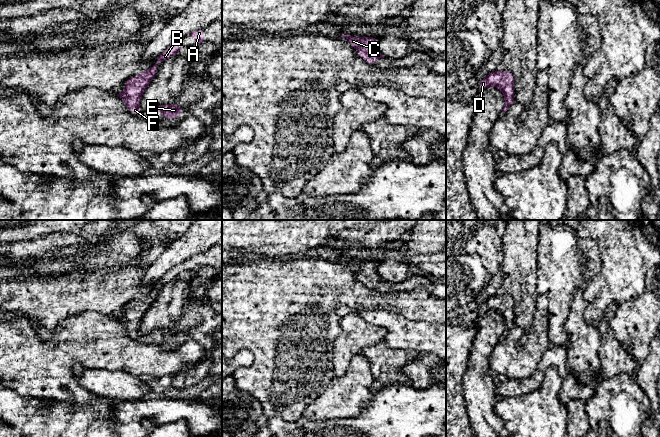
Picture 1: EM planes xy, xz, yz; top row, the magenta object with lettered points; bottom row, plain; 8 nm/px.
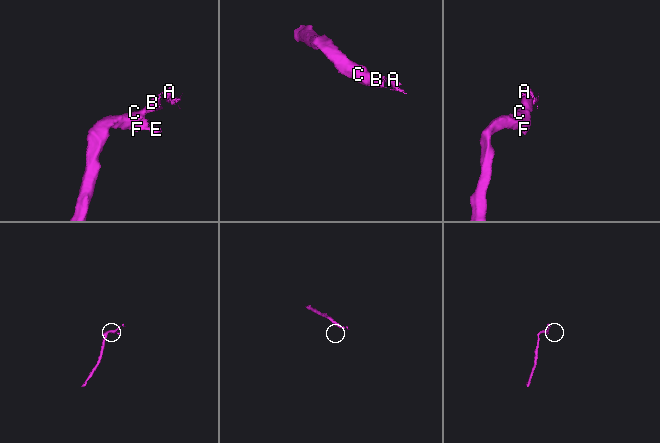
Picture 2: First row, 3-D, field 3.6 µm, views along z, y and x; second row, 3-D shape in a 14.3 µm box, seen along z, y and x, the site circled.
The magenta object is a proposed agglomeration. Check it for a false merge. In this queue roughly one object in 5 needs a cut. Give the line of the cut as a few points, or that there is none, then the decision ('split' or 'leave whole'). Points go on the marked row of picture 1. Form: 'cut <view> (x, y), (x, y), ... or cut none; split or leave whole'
cut none; leave whole

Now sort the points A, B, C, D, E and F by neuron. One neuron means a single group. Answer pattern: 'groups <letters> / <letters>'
groups A B C D E F

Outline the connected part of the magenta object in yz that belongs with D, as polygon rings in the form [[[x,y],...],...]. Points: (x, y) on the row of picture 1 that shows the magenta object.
[[[509,70],[503,72],[489,72],[486,78],[476,84],[480,91],[490,87],[498,87],[504,95],[505,105],[502,112],[506,112],[511,104],[515,101],[514,98],[514,76]]]

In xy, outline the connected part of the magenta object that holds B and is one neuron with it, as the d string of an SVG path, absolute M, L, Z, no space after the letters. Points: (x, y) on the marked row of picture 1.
M172 44L158 57L157 62L147 71L125 81L125 90L121 94L117 95L123 99L127 108L133 115L138 115L141 112L140 98L148 84L157 75L157 64L169 59L181 48L182 47L176 47L174 44Z

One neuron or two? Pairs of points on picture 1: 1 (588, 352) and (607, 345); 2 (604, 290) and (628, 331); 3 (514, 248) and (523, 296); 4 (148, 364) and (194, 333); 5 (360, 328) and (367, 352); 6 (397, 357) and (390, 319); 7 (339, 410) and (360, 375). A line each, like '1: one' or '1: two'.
1: two
2: two
3: one
4: two
5: two
6: two
7: one

